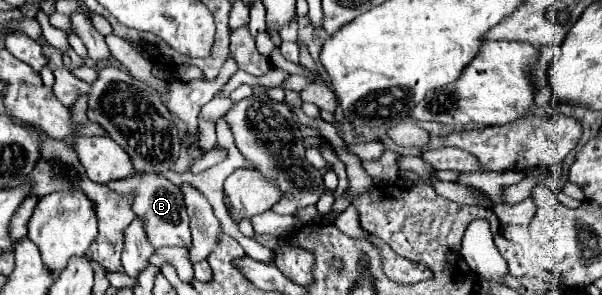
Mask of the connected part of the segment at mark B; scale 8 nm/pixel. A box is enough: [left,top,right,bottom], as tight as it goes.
[108,174,192,248]

